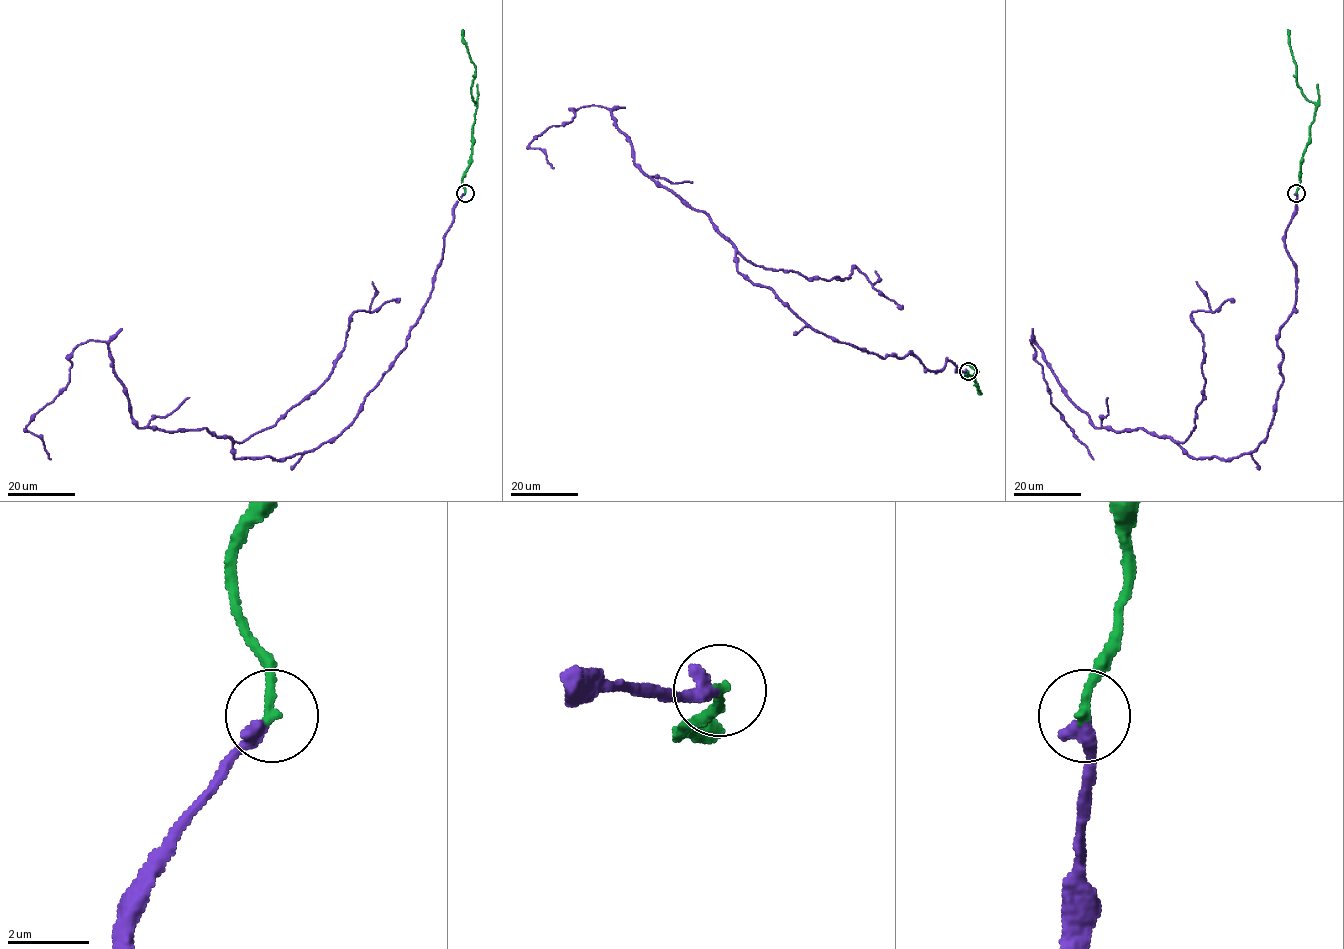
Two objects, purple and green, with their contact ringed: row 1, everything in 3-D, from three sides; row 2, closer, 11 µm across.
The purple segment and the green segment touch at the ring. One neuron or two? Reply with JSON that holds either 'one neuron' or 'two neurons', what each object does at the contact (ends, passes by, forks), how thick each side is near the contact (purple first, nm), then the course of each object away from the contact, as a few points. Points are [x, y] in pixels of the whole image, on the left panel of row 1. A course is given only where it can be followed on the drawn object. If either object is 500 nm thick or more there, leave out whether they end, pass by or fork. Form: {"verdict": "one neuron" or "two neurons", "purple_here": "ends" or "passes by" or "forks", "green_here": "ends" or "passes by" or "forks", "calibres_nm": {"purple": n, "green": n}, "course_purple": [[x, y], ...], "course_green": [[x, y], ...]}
{"verdict": "one neuron", "purple_here": "ends", "green_here": "ends", "calibres_nm": {"purple": 360, "green": 240}, "course_purple": [[465, 192], [406, 346], [336, 437], [234, 459], [206, 428], [139, 428], [87, 340], [25, 428], [51, 459]], "course_green": [[465, 192], [462, 176], [471, 154], [476, 105], [470, 88], [475, 66], [462, 29]]}

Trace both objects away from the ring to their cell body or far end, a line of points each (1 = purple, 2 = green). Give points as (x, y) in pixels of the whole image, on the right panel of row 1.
1: (1296, 192), (1296, 302), (1266, 437), (1192, 459), (1142, 428), (1096, 428), (1030, 340), (1093, 459)
2: (1296, 192), (1316, 105), (1297, 84), (1287, 29)

